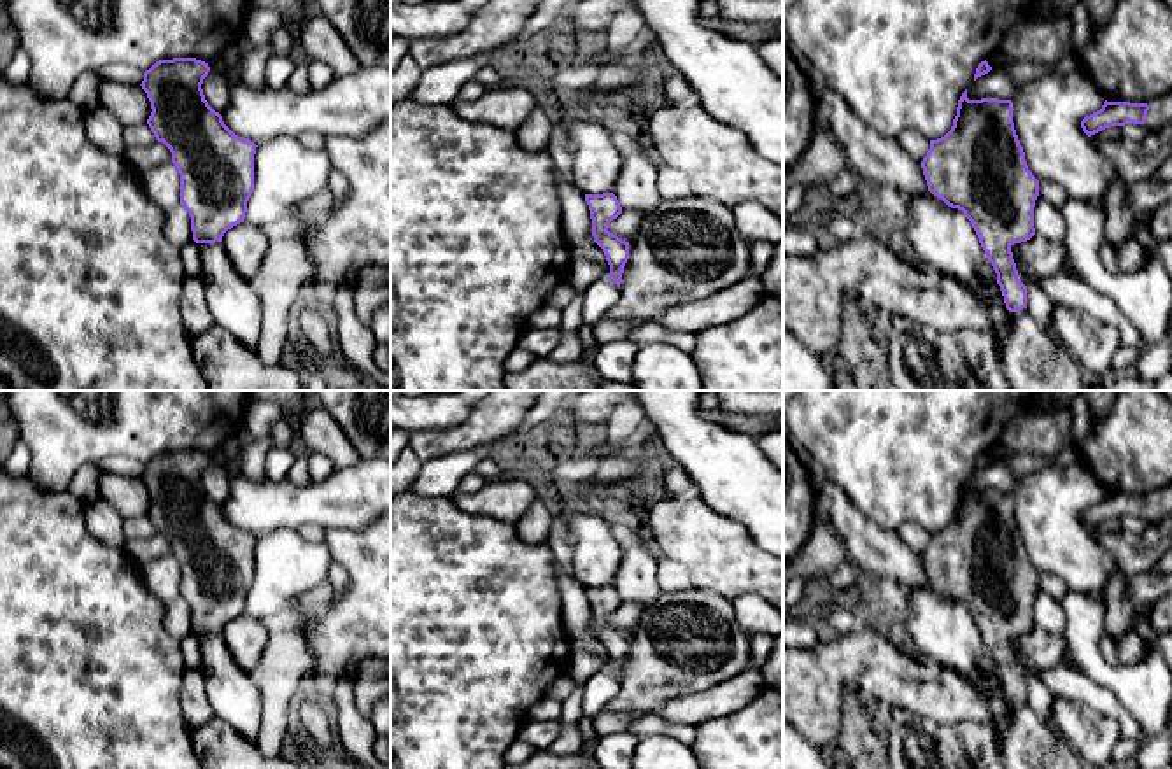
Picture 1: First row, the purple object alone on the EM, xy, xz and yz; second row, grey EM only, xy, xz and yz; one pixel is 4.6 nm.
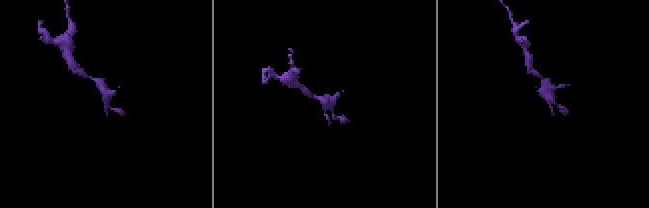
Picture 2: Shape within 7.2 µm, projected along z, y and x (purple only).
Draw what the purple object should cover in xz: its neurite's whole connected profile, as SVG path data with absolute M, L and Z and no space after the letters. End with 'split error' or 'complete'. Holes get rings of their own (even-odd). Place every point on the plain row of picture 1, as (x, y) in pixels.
M613 585L585 587L592 611L592 629L603 641L610 657L610 673L622 676L624 659L629 652L629 634L608 624L608 617L622 606L622 599Z | complete

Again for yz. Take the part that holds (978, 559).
M962 485L951 522L930 533L921 554L928 583L948 599L958 601L971 613L979 636L997 666L1006 701L1027 701L1027 678L1018 671L1011 639L1035 627L1034 599L1039 589L1039 573L1027 559L1014 515L1013 494L999 490L969 492Z | complete

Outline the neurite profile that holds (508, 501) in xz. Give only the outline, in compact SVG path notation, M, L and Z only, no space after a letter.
M526 476L519 480L491 480L475 494L455 492L452 501L470 515L517 526L527 515L538 494L538 489Z

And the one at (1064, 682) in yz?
M1058 664L1051 669L1039 669L1035 666L1027 669L1018 666L1018 671L1027 680L1037 678L1053 697L1084 704L1104 716L1114 718L1121 727L1121 736L1133 739L1139 744L1149 741L1137 720L1118 701L1111 688L1095 683L1070 664Z

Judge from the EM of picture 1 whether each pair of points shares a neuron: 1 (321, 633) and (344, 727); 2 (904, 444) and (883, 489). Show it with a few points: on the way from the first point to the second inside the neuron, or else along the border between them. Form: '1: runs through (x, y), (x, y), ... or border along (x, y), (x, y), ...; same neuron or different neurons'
1: border along (354, 680), (342, 678), (328, 692); different neurons
2: runs through (901, 454), (890, 472), (890, 479); same neuron

